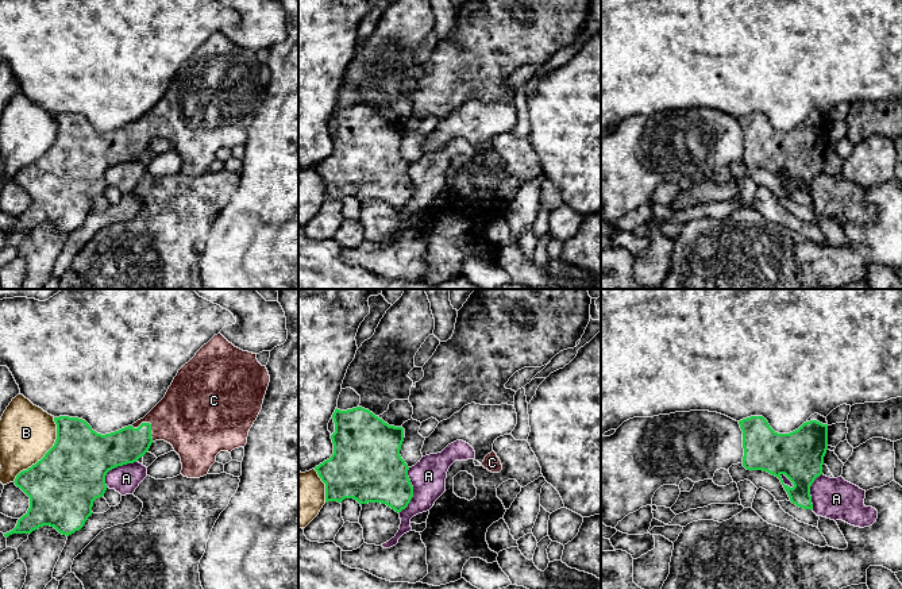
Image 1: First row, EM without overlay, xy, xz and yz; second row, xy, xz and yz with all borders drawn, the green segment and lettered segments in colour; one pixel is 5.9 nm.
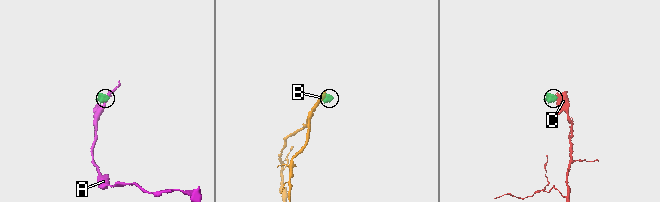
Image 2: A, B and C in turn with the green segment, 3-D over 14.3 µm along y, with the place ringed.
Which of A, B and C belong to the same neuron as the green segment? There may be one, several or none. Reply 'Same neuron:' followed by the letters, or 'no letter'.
Same neuron: C

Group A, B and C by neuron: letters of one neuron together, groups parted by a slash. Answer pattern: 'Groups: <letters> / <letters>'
Groups: A / B / C

